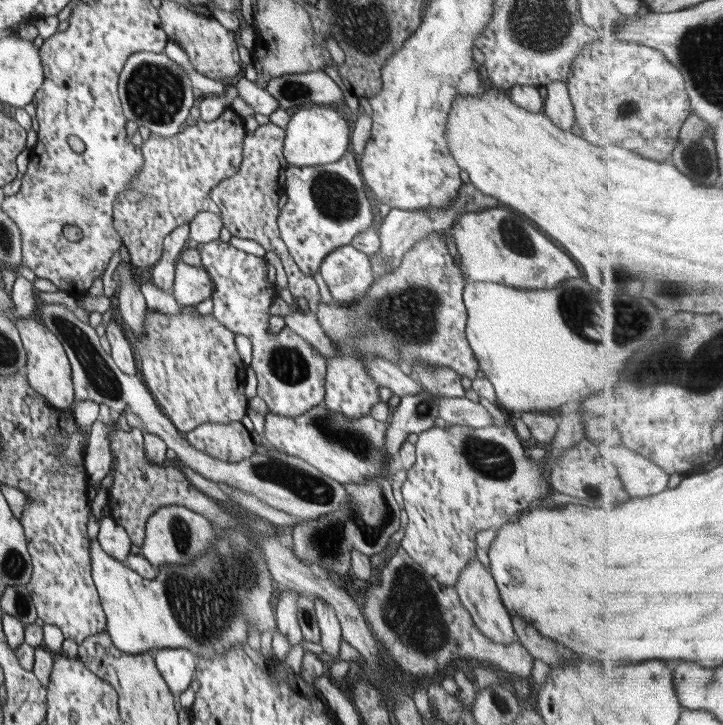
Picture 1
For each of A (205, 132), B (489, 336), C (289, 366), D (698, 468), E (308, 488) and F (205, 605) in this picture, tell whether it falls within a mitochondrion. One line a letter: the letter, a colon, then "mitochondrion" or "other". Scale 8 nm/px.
A: other
B: other
C: mitochondrion
D: other
E: mitochondrion
F: mitochondrion

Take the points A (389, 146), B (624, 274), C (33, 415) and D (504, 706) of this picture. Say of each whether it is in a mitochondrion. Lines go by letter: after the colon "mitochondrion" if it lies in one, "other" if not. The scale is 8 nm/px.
A: other
B: mitochondrion
C: other
D: mitochondrion

